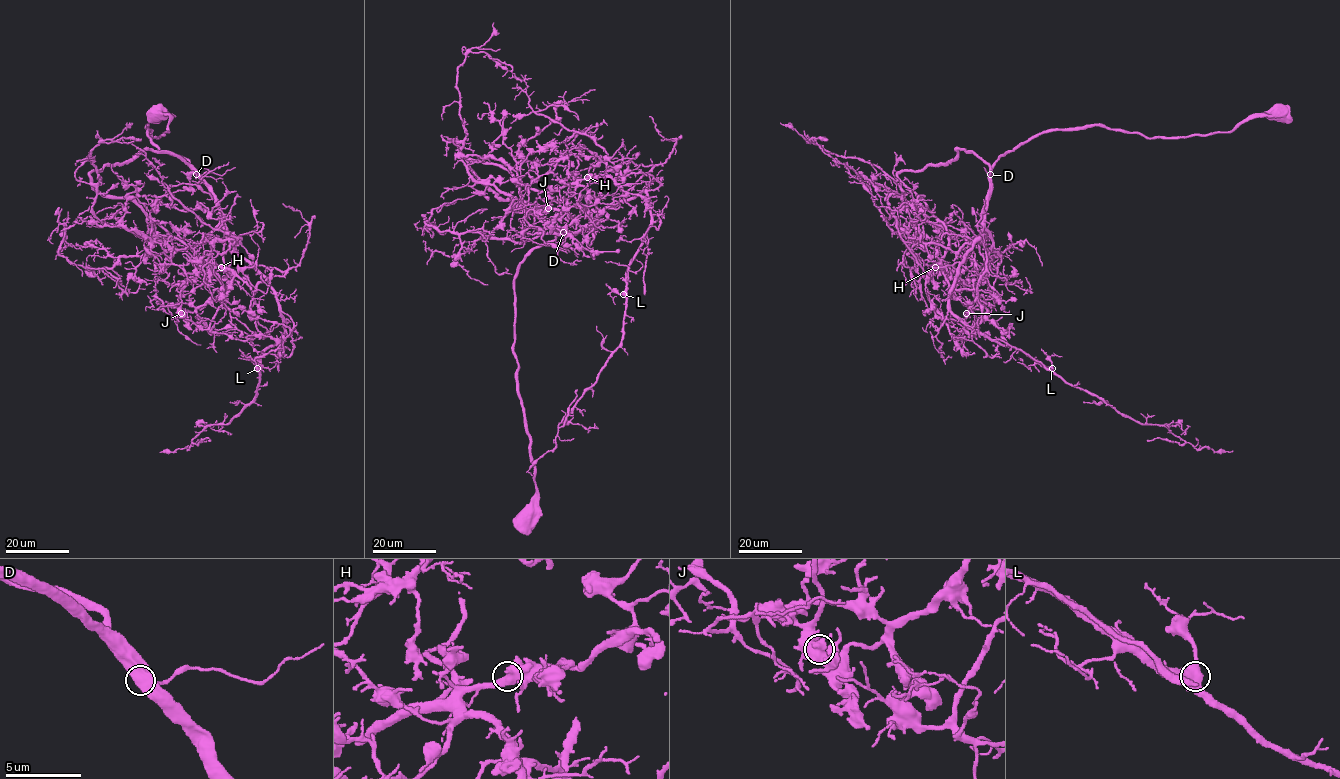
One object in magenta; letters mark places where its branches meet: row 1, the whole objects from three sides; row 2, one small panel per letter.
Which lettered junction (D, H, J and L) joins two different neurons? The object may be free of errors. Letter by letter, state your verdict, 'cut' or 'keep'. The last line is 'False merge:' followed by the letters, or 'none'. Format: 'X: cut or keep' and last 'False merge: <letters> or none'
D: keep
H: keep
J: keep
L: keep
False merge: none

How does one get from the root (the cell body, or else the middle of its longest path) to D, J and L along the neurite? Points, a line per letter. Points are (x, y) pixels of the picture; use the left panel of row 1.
D: (156, 114), (169, 116), (168, 131), (152, 138), (148, 125), (149, 138), (160, 150), (186, 158), (196, 174)
J: (156, 114), (168, 131), (152, 138), (148, 125), (149, 138), (189, 162), (219, 213), (166, 267), (181, 313)
L: (156, 114), (168, 131), (148, 125), (149, 138), (210, 186), (276, 297), (284, 333), (257, 368)

